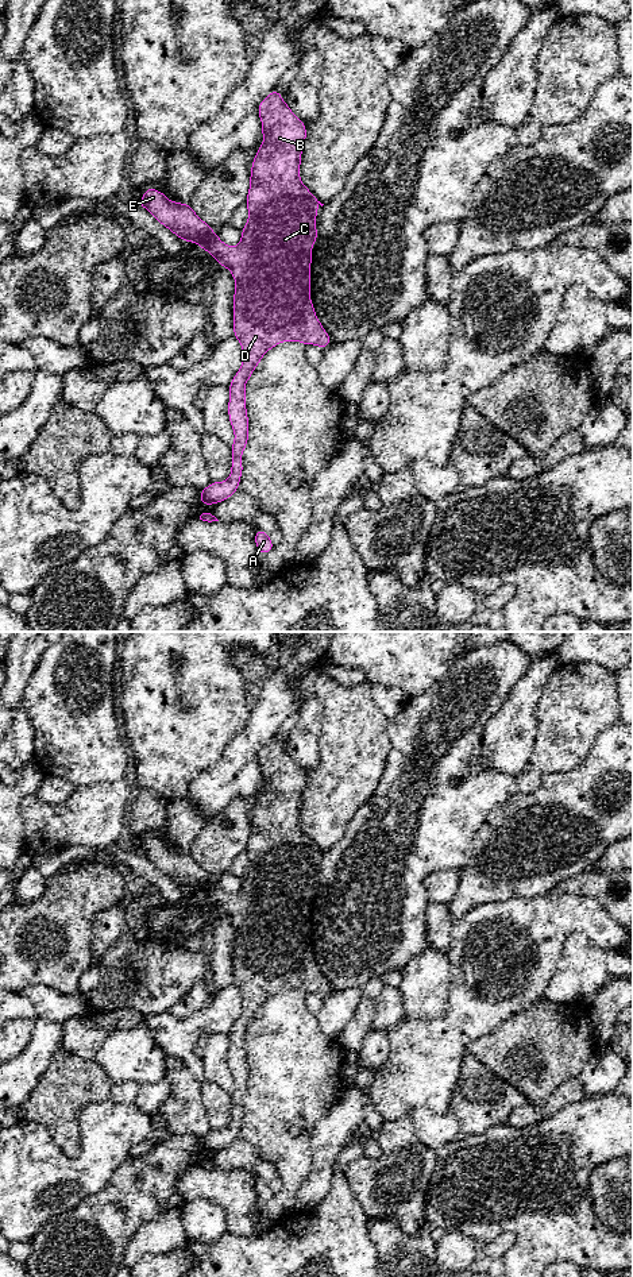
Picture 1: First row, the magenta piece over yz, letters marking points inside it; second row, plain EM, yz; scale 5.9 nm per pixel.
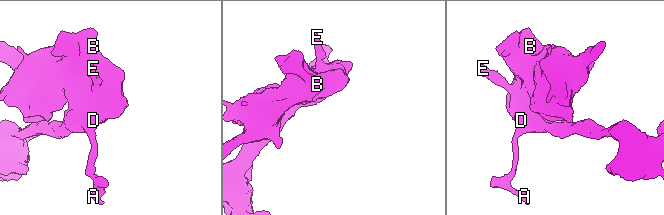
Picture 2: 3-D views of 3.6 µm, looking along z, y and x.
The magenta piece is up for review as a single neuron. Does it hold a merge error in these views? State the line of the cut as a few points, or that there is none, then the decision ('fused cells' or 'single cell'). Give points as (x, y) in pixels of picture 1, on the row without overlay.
no cut; single cell

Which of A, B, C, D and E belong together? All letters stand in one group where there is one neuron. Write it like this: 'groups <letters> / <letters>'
groups A B C D E

